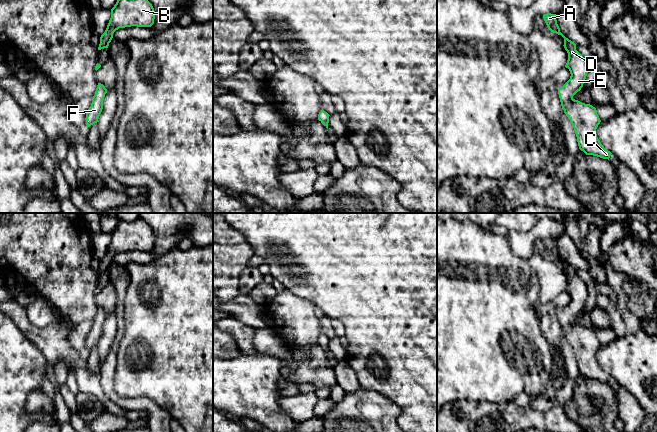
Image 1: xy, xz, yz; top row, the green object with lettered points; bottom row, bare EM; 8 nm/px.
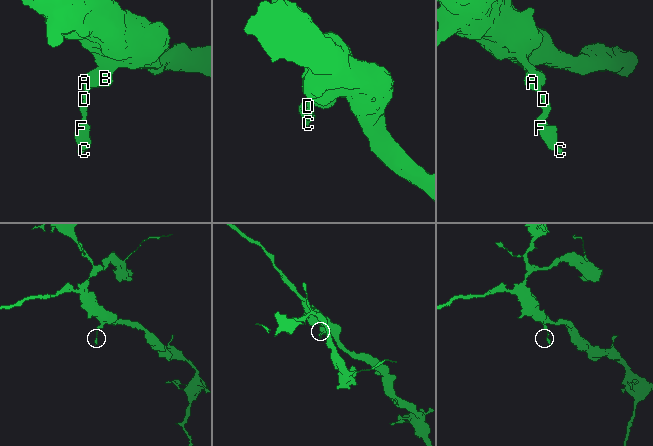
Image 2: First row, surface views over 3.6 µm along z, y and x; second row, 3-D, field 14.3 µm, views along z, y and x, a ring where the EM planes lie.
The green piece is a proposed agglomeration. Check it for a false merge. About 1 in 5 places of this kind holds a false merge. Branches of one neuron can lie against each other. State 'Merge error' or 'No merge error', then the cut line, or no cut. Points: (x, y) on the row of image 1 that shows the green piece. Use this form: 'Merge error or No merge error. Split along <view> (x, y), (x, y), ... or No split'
No merge error. No split

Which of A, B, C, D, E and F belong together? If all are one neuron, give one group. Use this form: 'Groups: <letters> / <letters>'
Groups: A B C D E F

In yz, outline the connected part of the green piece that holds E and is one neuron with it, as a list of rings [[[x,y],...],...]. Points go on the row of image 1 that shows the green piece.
[[[547,13],[543,15],[543,18],[551,32],[564,38],[563,46],[568,53],[565,67],[569,69],[571,76],[558,89],[558,94],[562,109],[574,128],[579,149],[586,155],[609,160],[612,153],[604,148],[596,134],[596,129],[601,122],[596,108],[573,98],[581,90],[585,82],[588,73],[587,61],[576,50],[576,44],[560,32],[556,14]]]

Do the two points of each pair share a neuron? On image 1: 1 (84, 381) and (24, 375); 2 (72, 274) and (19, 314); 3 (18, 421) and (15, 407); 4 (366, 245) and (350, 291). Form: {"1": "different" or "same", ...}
{"1": "different", "2": "different", "3": "same", "4": "same"}

